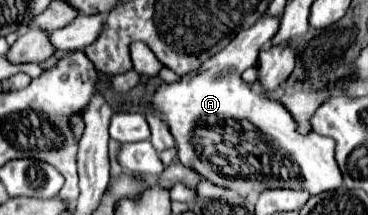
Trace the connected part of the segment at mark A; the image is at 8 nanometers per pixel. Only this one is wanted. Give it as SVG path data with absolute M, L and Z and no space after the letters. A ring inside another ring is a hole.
M261 17L253 27L241 31L225 49L215 53L215 57L207 59L197 71L183 75L175 83L163 83L159 91L151 99L151 109L167 123L171 135L177 141L177 155L183 165L189 165L191 169L197 169L207 181L233 189L241 197L245 197L249 191L265 191L265 189L277 189L277 187L289 187L289 189L309 189L311 195L337 189L341 187L341 171L335 161L335 145L331 137L321 137L317 133L309 133L309 137L301 137L297 133L297 125L293 125L293 117L289 117L289 111L275 99L269 99L267 95L253 93L249 85L241 79L241 73L257 63L257 55L261 47L265 47L273 33L277 33L277 21L279 17ZM213 157L221 157L223 161L249 161L251 171L255 171L255 177L239 175L239 177L227 177L217 171L217 165L213 163Z

